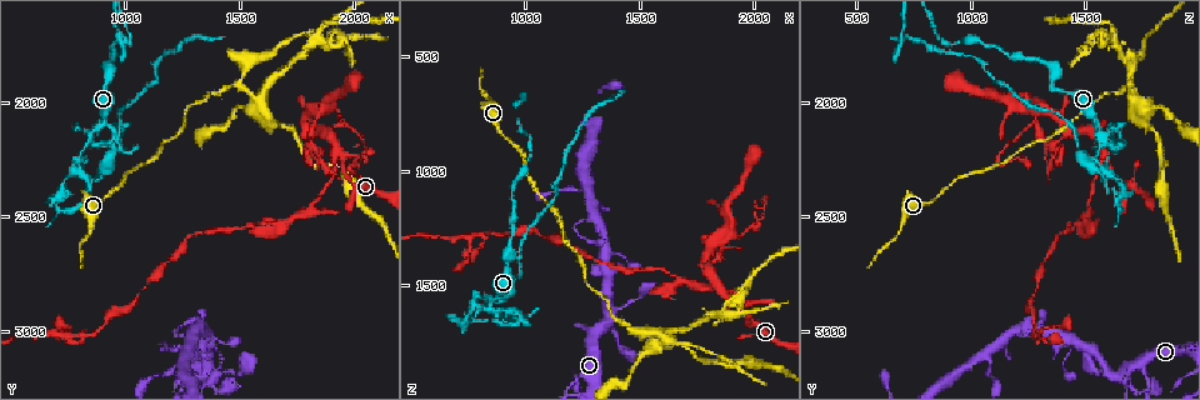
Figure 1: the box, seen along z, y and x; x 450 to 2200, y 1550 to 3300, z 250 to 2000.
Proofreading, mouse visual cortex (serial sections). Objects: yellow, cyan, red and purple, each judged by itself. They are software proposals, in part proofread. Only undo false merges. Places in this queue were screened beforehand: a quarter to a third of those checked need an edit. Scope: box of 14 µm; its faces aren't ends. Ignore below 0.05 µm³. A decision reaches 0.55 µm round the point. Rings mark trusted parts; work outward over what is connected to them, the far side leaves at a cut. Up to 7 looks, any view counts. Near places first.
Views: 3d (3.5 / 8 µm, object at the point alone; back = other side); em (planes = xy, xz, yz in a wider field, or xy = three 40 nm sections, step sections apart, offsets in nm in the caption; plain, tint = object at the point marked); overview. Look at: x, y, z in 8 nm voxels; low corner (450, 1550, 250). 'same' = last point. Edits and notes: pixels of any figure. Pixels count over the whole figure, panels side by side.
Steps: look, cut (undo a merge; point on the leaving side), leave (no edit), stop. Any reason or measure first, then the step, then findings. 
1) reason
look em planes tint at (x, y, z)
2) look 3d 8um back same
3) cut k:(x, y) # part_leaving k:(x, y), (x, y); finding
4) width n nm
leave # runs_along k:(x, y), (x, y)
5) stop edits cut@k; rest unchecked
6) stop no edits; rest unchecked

sharp bend
look 3d 3.5um at (1930, 2240, 1590)

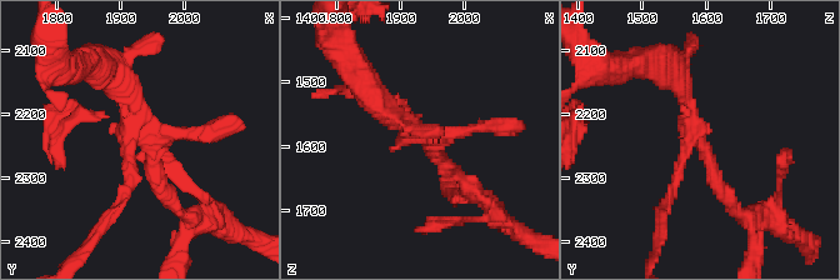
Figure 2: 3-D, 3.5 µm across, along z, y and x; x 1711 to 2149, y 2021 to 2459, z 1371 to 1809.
now the EM
look em planes tint at (1945, 2245, 1595)

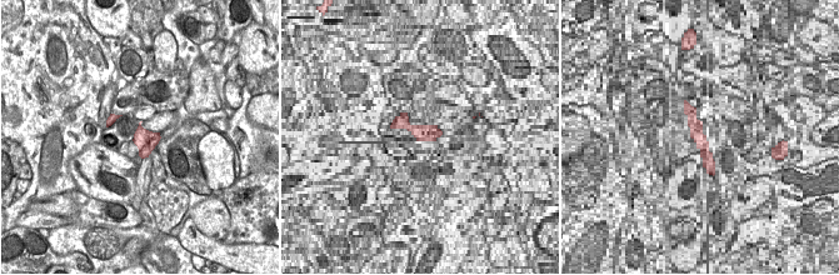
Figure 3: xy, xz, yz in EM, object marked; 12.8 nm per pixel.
width 280 nm
leave # runs_along 2:(178, 210), (111, 76); one cell here

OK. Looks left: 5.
thin neck
look 3d 3.5um at (1810, 2470, 1510)

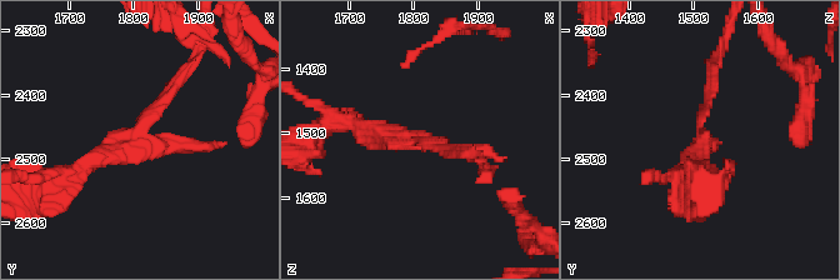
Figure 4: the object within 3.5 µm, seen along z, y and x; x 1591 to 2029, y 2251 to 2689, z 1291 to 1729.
shape alone is not enough
look em xy step 1 tint at (1805, 2460, 1510)

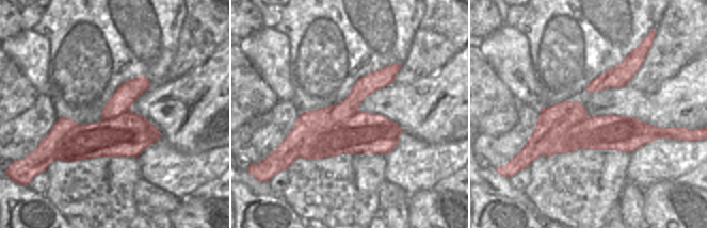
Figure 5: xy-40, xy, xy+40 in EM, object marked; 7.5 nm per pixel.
look em xy step 2 tint same

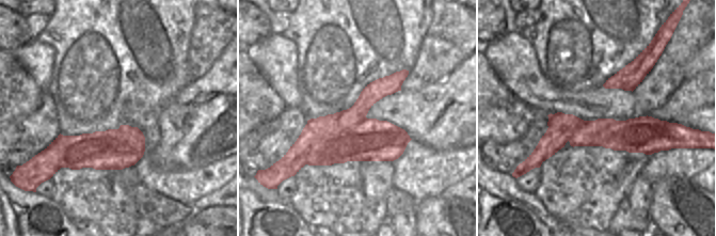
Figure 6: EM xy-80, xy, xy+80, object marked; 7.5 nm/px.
leave # runs_along 4:(185, 71), (131, 144), (70, 171); all the same cell

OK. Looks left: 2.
thick turns thin
look 3d 3.5um at (1290, 3150, 1700)

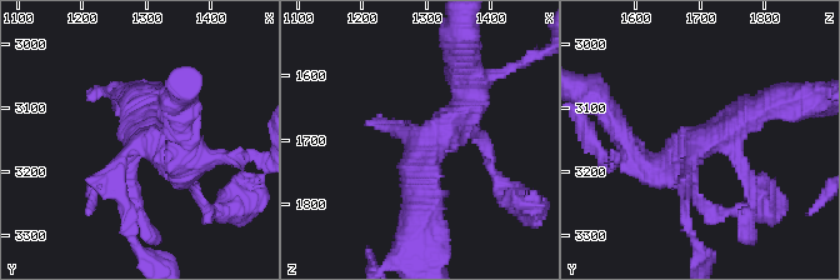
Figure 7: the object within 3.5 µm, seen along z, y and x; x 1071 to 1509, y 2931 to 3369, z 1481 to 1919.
arms 4; arm_widths 150, 150, 350, 400 nm
look em xy step 1 tint at (1300, 3150, 1710)

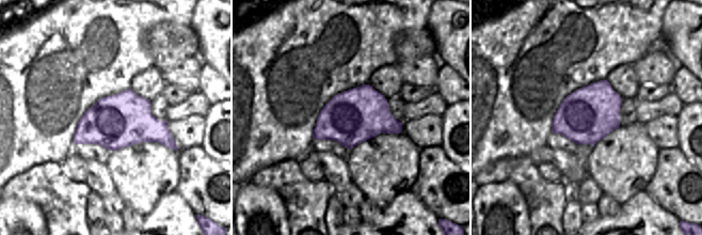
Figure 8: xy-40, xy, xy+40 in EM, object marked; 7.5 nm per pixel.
leave # runs_along 7:(771, 100), (669, 165), (644, 165); all the same cell

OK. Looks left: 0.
stop no edits; rest unchecked

